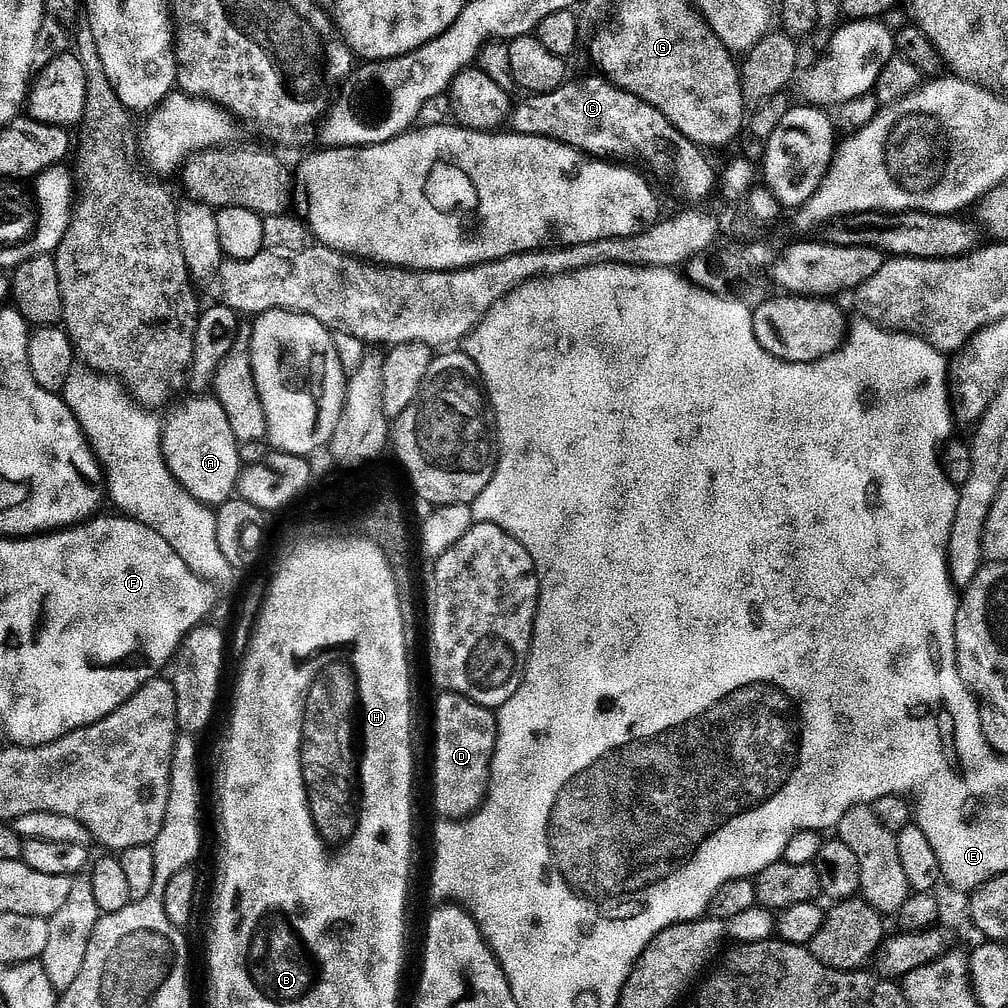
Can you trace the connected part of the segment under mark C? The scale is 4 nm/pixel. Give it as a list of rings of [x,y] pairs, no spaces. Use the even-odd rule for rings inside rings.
[[[603,75],[588,76],[585,80],[569,79],[560,88],[552,91],[529,95],[529,100],[524,100],[512,112],[512,124],[517,133],[522,136],[541,136],[569,144],[593,158],[612,158],[616,152],[616,136],[624,144],[629,144],[636,152],[644,155],[644,164],[651,166],[656,160],[663,160],[674,156],[680,160],[682,154],[688,154],[688,147],[692,141],[688,140],[674,127],[671,122],[660,113],[657,108],[644,104],[634,94],[617,88]]]

